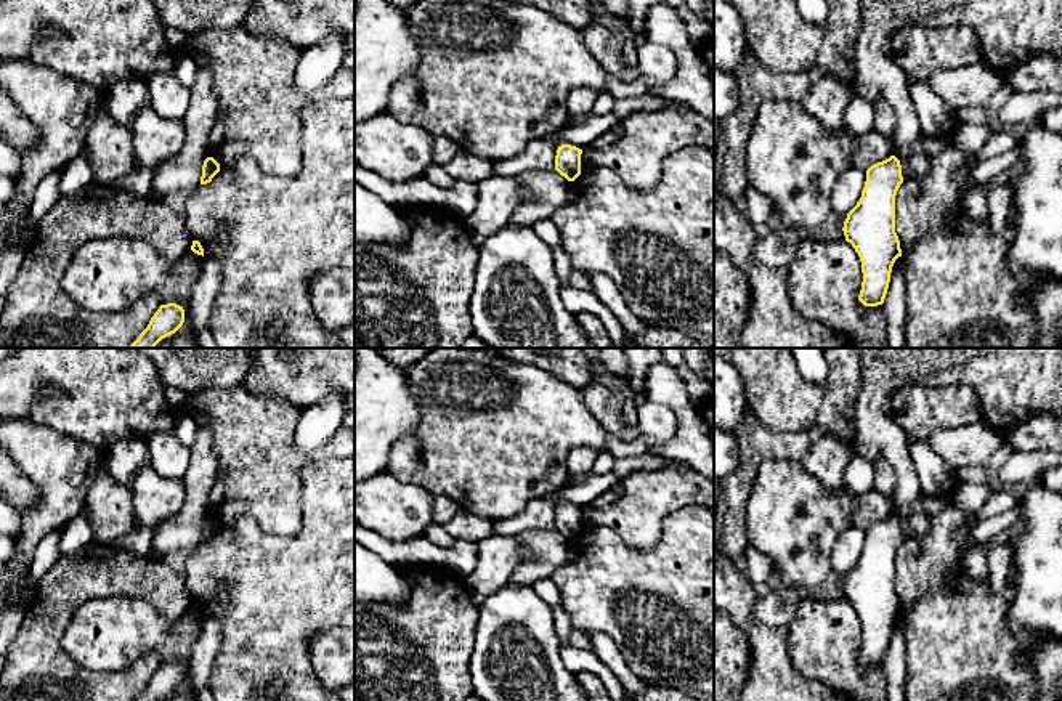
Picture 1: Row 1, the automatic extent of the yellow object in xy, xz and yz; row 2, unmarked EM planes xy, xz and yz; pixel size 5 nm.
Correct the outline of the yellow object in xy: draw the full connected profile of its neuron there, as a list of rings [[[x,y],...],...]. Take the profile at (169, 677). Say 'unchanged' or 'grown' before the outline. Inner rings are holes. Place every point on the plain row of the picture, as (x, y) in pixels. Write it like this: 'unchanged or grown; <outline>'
unchanged; [[[176,663],[160,664],[148,687],[135,701],[160,701],[175,693],[184,682],[184,669]]]

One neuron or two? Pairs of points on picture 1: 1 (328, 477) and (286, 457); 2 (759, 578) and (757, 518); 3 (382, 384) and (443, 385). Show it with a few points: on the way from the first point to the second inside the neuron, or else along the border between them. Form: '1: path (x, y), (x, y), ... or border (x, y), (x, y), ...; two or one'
1: border (337, 457), (313, 457), (302, 469), (302, 502); two
2: border (748, 544), (759, 549), (770, 560), (774, 570); two
3: border (403, 369), (403, 374), (422, 401), (421, 421); two

